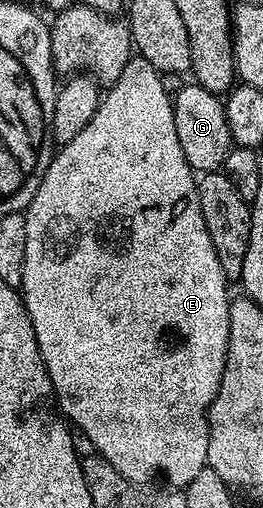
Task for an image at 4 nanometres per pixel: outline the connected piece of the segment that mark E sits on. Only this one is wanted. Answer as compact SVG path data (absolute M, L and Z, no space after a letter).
M139 57L129 59L118 81L103 92L89 124L53 154L46 177L40 179L38 193L34 193L24 215L26 261L19 290L34 325L34 337L52 382L54 398L67 422L81 428L94 441L96 454L110 461L110 465L132 483L144 485L151 475L164 474L176 486L173 488L183 489L208 466L208 407L220 388L226 361L226 345L230 337L230 280L224 274L218 253L214 251L214 241L206 229L198 179L183 156L174 125L173 96L164 88L163 82L165 80L150 61Z

